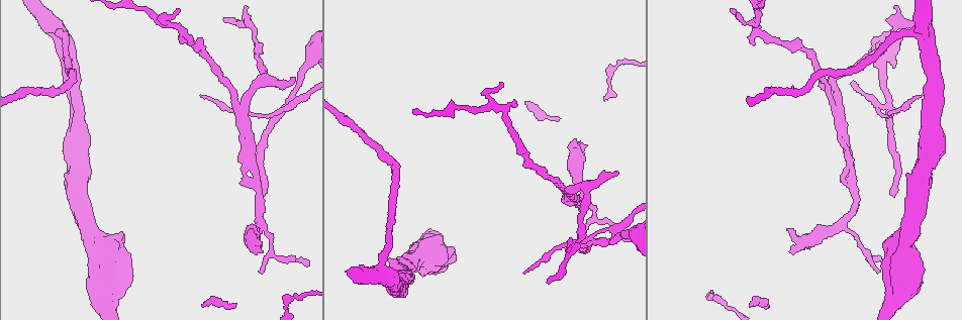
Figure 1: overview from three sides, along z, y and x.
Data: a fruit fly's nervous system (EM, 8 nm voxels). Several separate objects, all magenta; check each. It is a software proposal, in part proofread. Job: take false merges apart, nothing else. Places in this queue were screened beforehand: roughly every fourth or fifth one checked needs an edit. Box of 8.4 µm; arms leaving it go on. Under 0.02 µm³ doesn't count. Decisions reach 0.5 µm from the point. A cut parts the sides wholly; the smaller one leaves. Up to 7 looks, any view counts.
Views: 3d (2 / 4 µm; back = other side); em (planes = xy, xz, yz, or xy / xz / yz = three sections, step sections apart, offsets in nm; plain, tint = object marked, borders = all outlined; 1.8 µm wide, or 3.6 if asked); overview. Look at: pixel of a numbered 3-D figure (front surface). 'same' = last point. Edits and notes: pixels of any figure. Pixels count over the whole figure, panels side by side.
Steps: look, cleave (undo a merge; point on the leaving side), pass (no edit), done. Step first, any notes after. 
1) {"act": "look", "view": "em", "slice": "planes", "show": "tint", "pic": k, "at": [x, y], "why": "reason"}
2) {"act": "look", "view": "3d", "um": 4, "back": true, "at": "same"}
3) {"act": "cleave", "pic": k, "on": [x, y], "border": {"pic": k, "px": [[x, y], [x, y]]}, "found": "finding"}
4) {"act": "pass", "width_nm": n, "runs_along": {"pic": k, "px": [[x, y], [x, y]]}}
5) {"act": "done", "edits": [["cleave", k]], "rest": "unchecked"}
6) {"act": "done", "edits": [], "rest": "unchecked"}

{"act": "look", "view": "em", "slice": "planes", "show": "plain", "pic": 1, "at": [384, 274], "why": "sharp bend"}

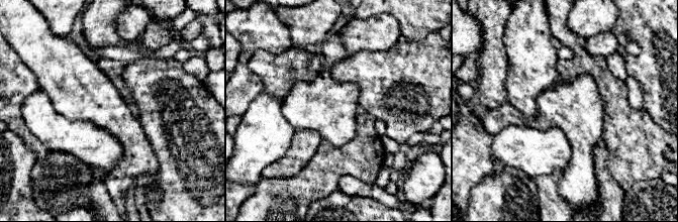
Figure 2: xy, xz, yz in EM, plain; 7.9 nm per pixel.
{"act": "look", "view": "em", "slice": "planes", "show": "tint", "at": "same", "why": "where the object lies"}

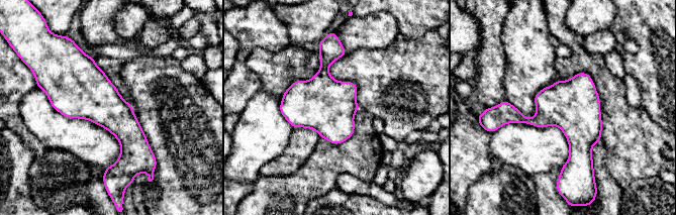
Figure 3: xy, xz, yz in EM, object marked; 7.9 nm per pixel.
{"act": "pass", "found": "all the same cell"}

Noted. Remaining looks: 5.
{"act": "look", "view": "em", "slice": "planes", "show": "borders", "pic": 1, "at": [888, 105], "why": "sharp bend"}

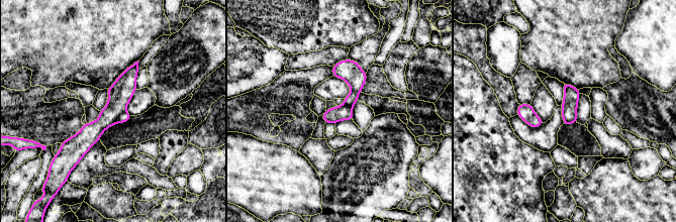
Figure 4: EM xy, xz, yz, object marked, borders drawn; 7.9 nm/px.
{"act": "cleave", "pic": 4, "on": [124, 117], "border": {"pic": 4, "px": [[125, 110], [116, 122]]}, "found": "two cells meet here"}

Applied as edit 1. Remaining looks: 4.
{"act": "look", "view": "overview"}

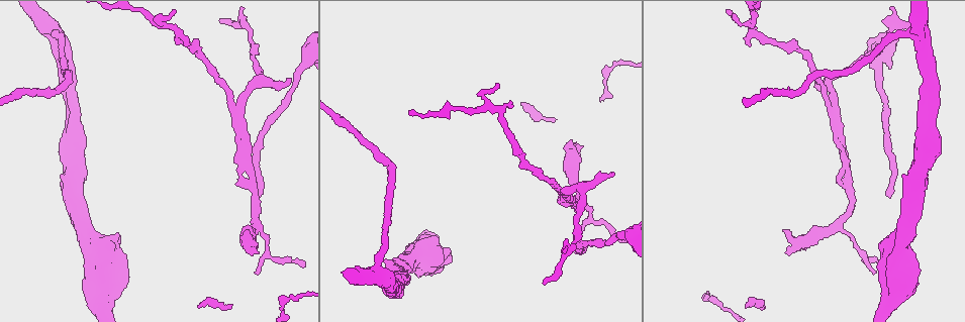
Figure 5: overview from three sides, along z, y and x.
{"act": "look", "view": "em", "um": 3.6, "slice": "planes", "show": "tint", "pic": 5, "at": [242, 128], "why": "a fork"}

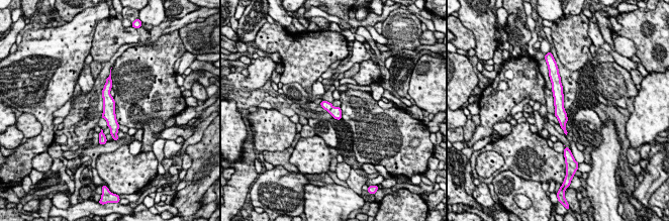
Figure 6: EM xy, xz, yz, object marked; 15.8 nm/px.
{"act": "pass", "runs_along": {"pic": 6, "px": [[108, 83], [107, 99], [114, 135]]}, "found": "continuous, no second cell"}

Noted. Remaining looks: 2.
{"act": "done", "edits": [["cleave", 4]], "rest": "unchecked"}

